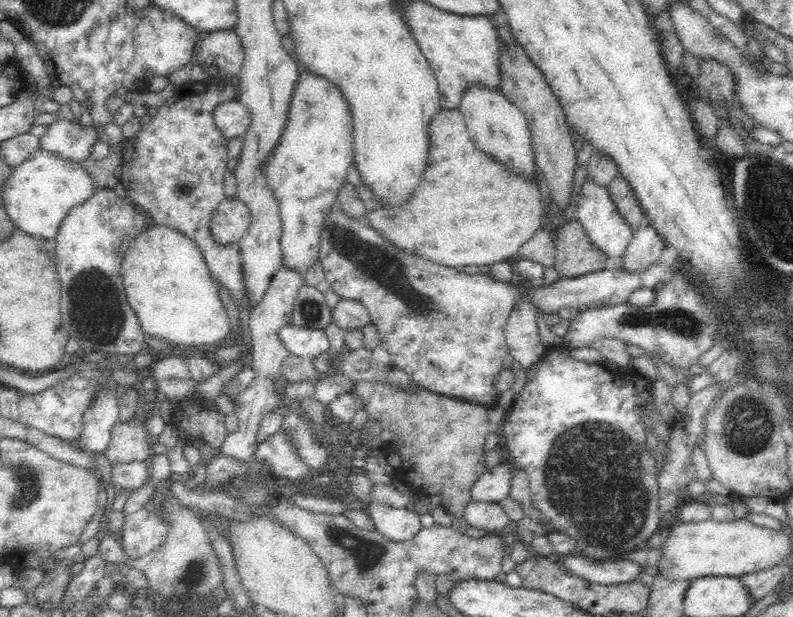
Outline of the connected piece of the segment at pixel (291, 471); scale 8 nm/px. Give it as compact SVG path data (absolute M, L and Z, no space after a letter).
M279 430L260 443L252 460L264 460L274 469L274 475L283 479L304 482L315 472L297 459L285 434Z

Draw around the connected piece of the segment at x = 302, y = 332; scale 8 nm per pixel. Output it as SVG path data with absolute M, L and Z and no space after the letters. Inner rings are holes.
M295 325L284 326L279 339L294 356L318 358L330 348L330 340L324 329L312 329Z

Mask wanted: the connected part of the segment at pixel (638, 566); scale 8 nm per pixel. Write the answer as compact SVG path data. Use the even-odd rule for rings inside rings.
M580 554L566 555L564 569L572 575L584 577L590 582L607 585L618 585L640 579L646 565L632 559L596 561L582 557Z

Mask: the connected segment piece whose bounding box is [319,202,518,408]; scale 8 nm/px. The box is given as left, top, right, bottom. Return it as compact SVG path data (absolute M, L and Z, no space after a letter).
M337 202L323 213L319 256L330 290L340 298L364 303L371 322L378 328L380 346L390 354L392 366L403 370L425 391L486 408L498 405L501 394L494 388L494 379L502 370L504 357L509 354L504 326L518 300L516 286L493 280L487 274L466 274L461 268L435 264L400 251L372 227L362 225L362 219L348 215Z

